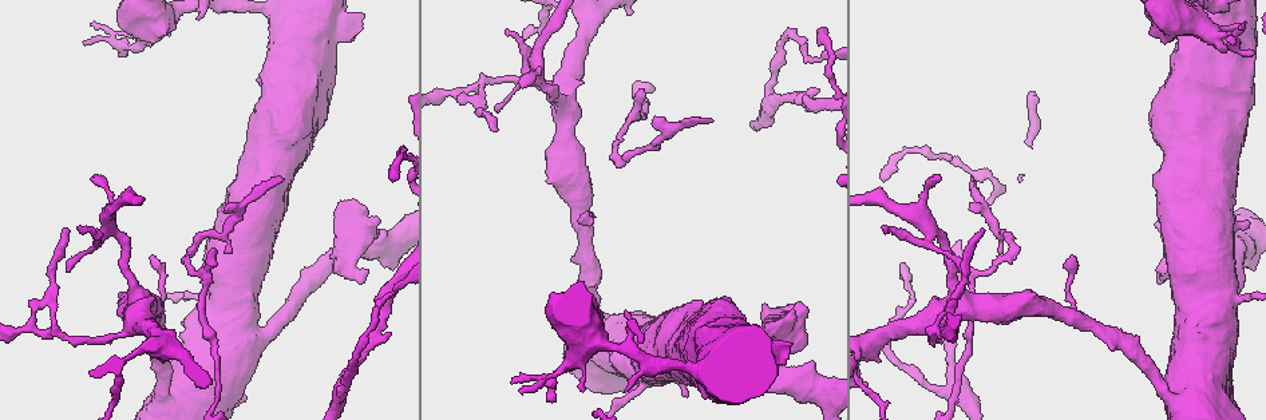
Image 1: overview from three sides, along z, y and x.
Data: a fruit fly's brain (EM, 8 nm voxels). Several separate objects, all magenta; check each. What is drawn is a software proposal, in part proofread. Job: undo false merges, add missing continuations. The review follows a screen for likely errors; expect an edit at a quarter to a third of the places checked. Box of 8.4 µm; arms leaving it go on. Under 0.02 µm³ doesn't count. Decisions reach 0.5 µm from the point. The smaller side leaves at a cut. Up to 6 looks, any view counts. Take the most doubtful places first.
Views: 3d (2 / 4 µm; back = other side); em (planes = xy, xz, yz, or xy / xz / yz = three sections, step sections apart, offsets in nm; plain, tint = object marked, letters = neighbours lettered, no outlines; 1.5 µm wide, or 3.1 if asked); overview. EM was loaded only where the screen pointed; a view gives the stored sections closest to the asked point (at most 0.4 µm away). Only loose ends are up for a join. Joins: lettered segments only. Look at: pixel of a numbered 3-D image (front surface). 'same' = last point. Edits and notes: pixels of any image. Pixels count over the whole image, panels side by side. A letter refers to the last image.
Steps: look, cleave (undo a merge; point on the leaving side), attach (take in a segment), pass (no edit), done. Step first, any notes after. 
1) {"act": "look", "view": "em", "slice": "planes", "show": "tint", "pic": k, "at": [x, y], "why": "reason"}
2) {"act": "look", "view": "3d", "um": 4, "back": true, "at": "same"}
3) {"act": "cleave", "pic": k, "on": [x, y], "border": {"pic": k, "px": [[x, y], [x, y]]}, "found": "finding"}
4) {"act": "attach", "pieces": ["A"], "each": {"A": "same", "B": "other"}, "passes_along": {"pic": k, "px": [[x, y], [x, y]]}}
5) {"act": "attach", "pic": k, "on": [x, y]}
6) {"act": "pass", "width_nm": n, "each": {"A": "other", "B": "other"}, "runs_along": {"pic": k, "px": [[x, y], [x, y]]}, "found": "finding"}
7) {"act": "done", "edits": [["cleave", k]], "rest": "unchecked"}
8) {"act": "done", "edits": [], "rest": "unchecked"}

{"act": "look", "view": "em", "slice": "planes", "show": "letters", "pic": 1, "at": [79, 227], "why": "an open end"}

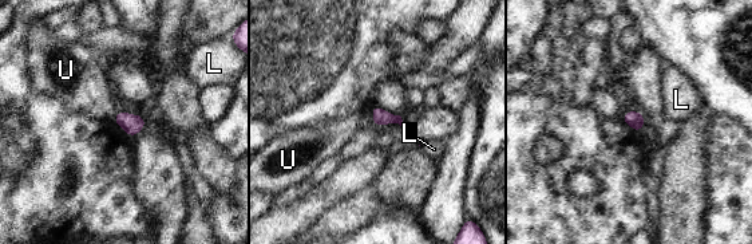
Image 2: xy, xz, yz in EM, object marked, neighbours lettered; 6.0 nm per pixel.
{"act": "pass", "longest_contact_nm": ["U", 110], "each": {"L": "other", "U": "other"}, "border": {"pic": 2, "px": [[369, 109], [375, 125]]}, "found": "none of them fits"}

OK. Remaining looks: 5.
{"act": "look", "view": "3d", "um": 4, "pic": 1, "at": [949, 300], "why": "thin end"}

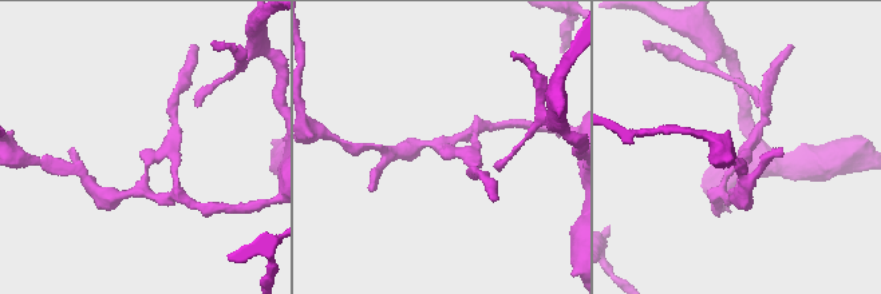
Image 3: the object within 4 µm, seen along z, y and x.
{"act": "look", "view": "em", "slice": "planes", "show": "plain", "pic": 3, "at": [442, 150], "why": "shape alone is not enough"}

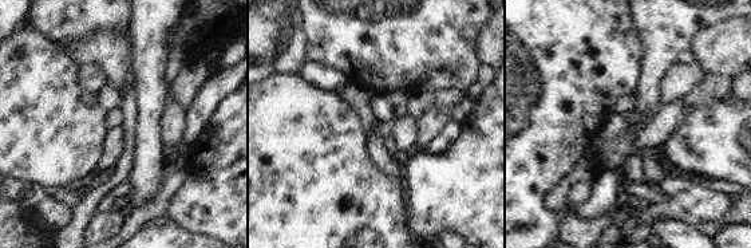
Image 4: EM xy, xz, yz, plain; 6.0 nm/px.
{"act": "look", "view": "em", "slice": "planes", "show": "letters", "at": "same"}

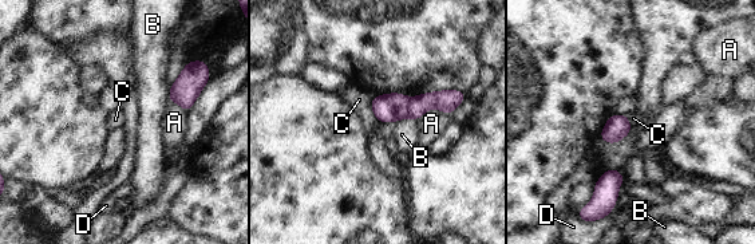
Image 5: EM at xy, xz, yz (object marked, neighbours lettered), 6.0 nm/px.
{"act": "pass", "longest_contact_nm": ["A", 200], "each": {"A": "other", "B": "other", "C": "other", "D": "other"}, "border": {"pic": 5, "px": [[372, 95], [371, 110], [380, 122]]}, "found": "no lettered segment goes on from it"}

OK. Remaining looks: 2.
{"act": "look", "view": "em", "slice": "xy", "step": 4, "show": "letters", "pic": 1, "at": [877, 336]}

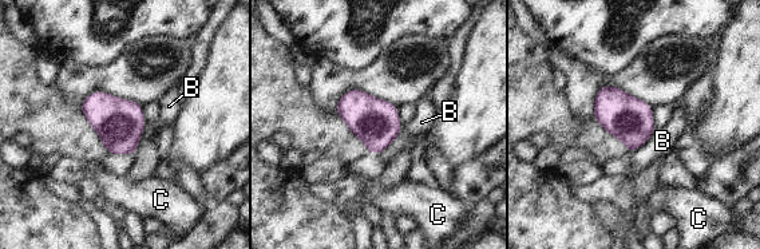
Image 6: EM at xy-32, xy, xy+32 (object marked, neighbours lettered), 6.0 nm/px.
{"act": "pass", "each": {"B": "other", "C": "other"}, "border": {"pic": 6, "px": [[402, 130], [377, 154]]}, "found": "all the same cell"}

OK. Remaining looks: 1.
{"act": "done", "edits": [], "rest": "unchecked"}

